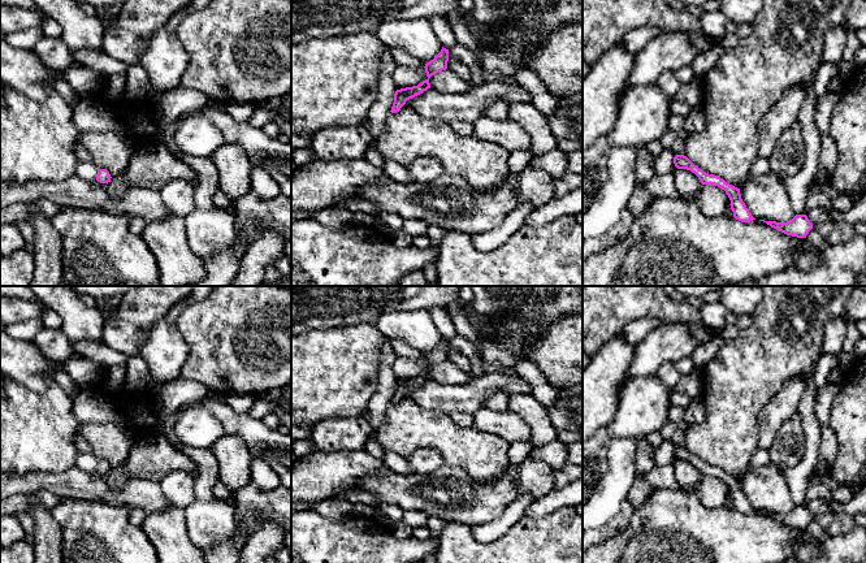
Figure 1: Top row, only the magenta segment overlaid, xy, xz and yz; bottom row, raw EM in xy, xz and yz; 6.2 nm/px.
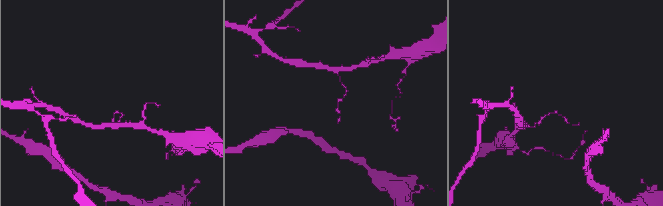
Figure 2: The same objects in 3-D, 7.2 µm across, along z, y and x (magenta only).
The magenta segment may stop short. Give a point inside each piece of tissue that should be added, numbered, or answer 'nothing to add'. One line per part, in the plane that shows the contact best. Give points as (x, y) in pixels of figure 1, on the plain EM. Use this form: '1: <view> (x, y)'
nothing to add

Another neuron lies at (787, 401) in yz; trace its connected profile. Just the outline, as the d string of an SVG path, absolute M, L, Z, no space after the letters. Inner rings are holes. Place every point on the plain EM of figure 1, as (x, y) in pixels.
M814 376L794 377L783 385L781 390L762 410L757 449L768 450L776 438L781 423L797 412L800 402L813 382Z

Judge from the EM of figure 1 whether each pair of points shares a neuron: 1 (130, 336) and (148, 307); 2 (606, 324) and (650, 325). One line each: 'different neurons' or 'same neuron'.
1: same neuron
2: different neurons

